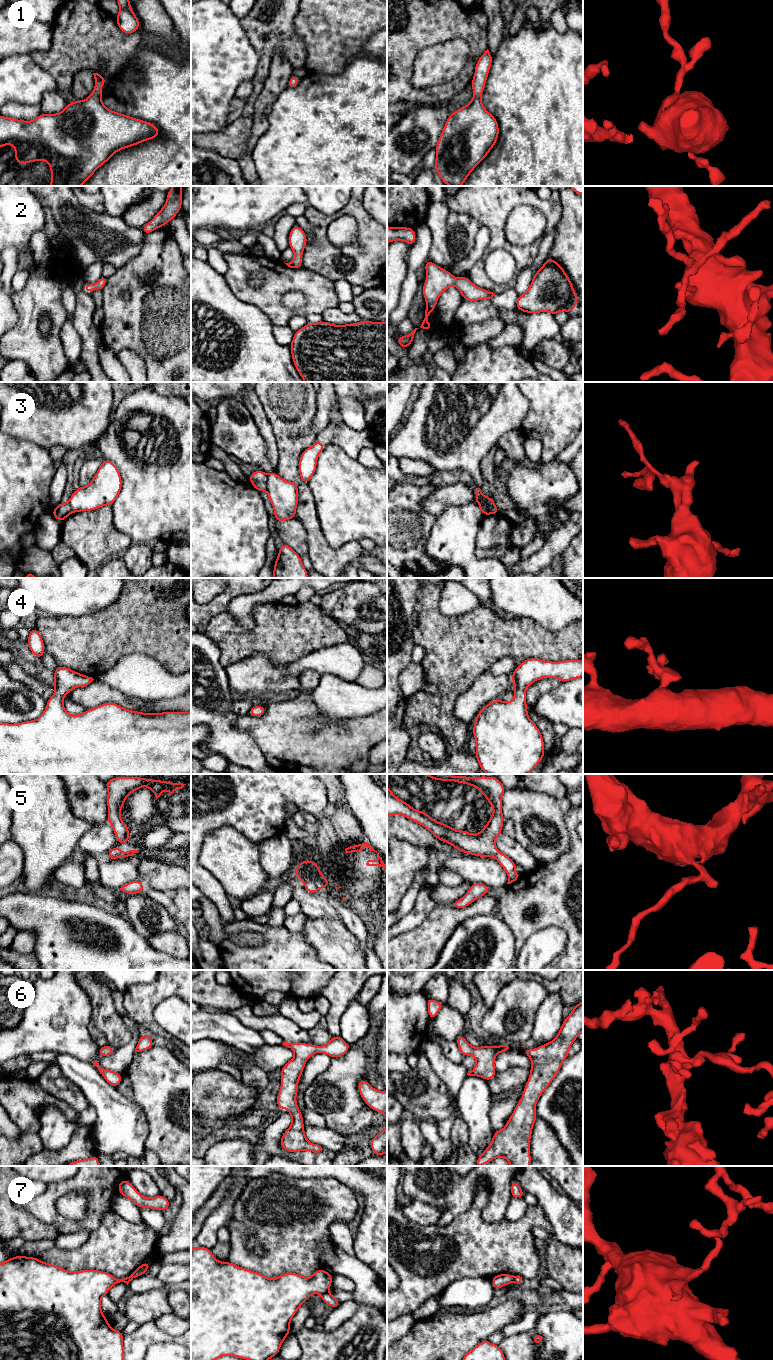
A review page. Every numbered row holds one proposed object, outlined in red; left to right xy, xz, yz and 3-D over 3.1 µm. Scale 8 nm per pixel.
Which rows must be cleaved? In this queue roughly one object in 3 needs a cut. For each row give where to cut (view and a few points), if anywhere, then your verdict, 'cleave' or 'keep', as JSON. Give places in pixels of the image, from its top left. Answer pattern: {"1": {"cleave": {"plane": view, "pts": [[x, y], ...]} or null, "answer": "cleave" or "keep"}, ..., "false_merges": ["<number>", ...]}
{"1": {"cleave": null, "answer": "keep"}, "2": {"cleave": null, "answer": "keep"}, "3": {"cleave": {"plane": "yz", "pts": [[482, 494], [482, 501], [487, 506], [494, 507]]}, "answer": "cleave"}, "4": {"cleave": null, "answer": "keep"}, "5": {"cleave": null, "answer": "keep"}, "6": {"cleave": null, "answer": "keep"}, "7": {"cleave": {"plane": "xy", "pts": [[127, 1277], [124, 1282]]}, "answer": "cleave"}, "false_merges": ["3", "7"]}

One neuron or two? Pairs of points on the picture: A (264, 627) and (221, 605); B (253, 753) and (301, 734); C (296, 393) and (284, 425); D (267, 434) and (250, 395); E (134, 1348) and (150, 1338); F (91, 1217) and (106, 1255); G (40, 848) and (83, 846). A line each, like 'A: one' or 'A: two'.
A: two
B: two
C: one
D: one
E: one
F: two
G: two

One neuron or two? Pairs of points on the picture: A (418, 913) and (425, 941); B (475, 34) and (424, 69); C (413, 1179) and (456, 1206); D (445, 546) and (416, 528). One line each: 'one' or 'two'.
A: two
B: two
C: one
D: two

